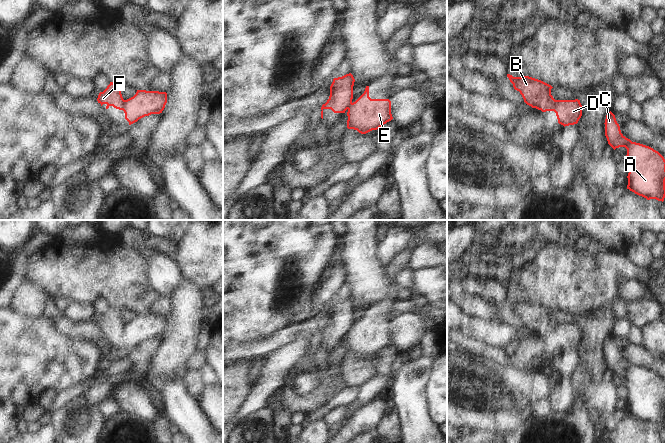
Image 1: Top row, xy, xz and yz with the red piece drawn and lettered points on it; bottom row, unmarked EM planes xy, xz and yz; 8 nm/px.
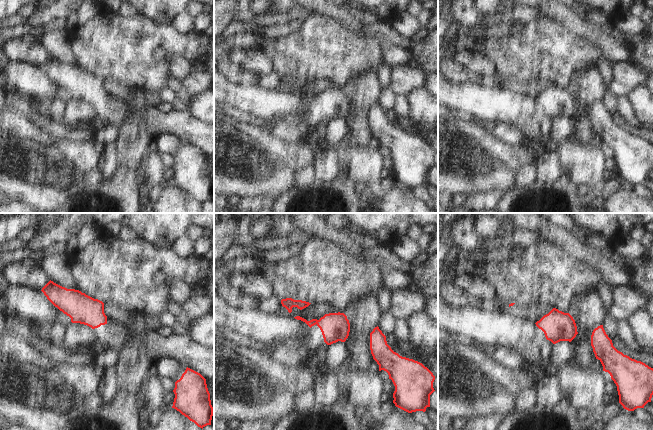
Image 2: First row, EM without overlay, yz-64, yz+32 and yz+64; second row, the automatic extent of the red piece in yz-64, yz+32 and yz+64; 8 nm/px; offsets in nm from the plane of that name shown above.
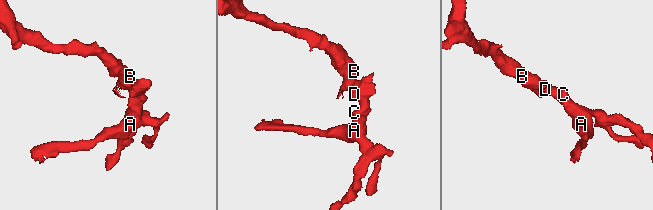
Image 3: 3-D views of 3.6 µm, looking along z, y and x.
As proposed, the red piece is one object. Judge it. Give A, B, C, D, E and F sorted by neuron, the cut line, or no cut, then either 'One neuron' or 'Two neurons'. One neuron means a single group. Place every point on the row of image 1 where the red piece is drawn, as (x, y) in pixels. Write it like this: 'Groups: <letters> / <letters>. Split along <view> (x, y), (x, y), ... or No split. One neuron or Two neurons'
Groups: A C D E / B F. Split along yz (557, 100), (556, 107), (553, 110). Two neurons.

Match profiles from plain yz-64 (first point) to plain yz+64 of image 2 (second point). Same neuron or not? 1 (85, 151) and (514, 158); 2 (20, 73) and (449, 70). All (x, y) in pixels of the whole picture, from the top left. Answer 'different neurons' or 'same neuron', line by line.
1: same neuron
2: same neuron

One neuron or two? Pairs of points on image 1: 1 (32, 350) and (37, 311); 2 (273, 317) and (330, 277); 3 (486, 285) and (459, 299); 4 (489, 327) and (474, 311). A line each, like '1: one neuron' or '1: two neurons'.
1: two neurons
2: two neurons
3: two neurons
4: two neurons

